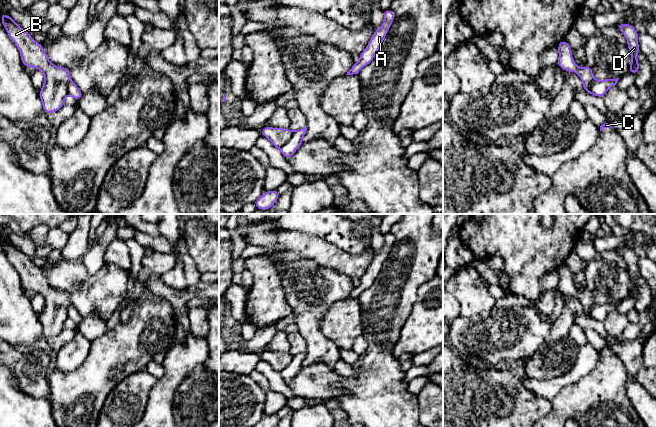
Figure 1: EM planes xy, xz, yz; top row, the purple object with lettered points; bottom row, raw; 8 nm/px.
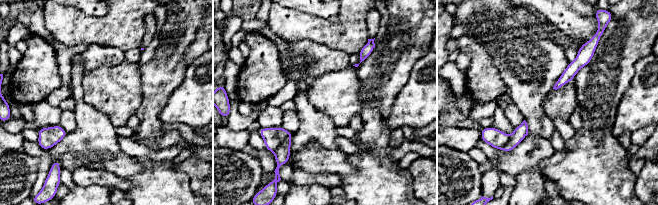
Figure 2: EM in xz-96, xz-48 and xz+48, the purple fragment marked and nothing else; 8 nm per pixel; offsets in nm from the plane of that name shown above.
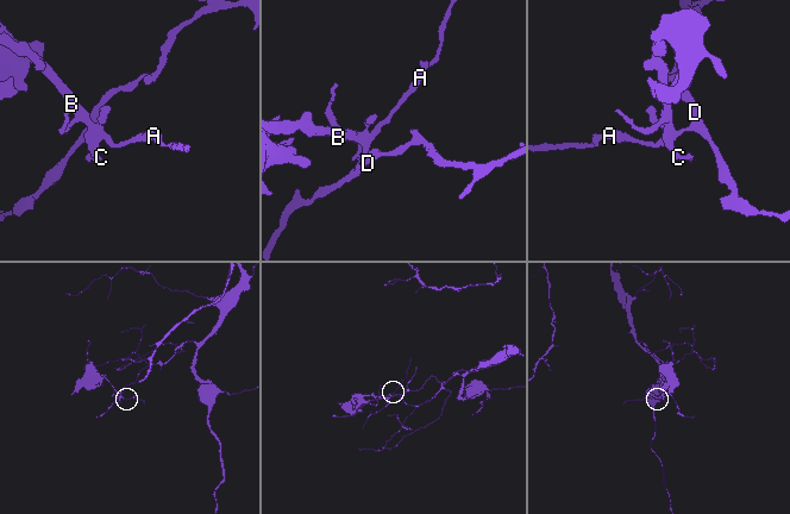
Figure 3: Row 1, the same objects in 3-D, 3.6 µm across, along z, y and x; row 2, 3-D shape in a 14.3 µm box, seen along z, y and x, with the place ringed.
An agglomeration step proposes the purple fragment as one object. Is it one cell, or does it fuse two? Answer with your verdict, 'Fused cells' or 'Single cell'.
Fused cells

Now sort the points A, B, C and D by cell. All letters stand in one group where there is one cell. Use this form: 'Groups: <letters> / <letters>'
Groups: A D / B C

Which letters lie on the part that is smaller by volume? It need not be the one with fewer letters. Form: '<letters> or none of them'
B, C

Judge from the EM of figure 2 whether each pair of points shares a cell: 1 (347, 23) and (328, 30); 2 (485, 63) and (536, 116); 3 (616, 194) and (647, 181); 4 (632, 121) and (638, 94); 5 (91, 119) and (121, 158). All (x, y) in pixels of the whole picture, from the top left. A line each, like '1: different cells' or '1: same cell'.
1: same cell
2: different cells
3: different cells
4: same cell
5: different cells

